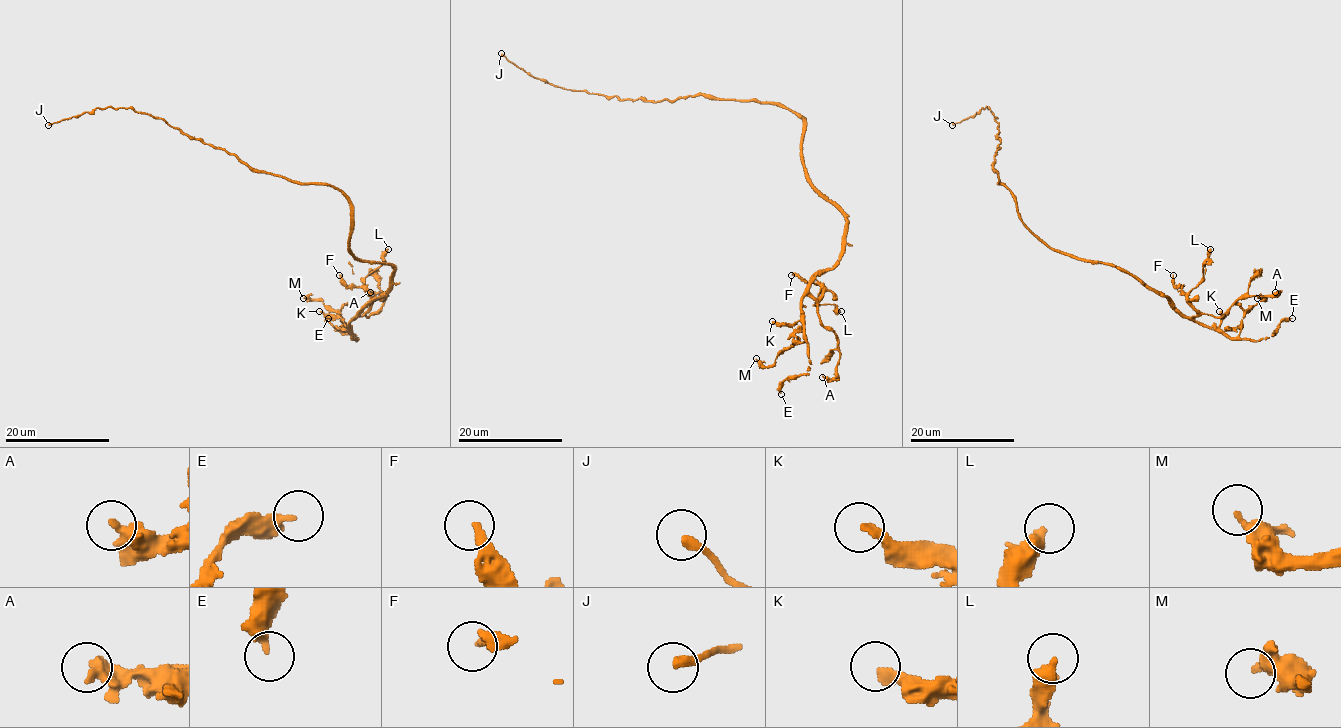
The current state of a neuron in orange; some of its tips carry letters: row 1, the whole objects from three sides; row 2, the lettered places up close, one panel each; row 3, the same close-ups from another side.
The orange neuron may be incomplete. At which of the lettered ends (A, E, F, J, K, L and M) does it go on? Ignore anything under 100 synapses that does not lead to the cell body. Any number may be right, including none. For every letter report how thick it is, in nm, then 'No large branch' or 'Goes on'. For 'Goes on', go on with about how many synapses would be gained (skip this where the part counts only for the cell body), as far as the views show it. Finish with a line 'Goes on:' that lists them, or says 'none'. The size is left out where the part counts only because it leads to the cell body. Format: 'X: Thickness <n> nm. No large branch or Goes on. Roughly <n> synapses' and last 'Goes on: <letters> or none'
A: Thickness 420 nm. No large branch
E: Thickness 320 nm. No large branch
F: Thickness 240 nm. No large branch
J: Thickness 280 nm. No large branch
K: Thickness 300 nm. No large branch
L: Thickness 400 nm. No large branch
M: Thickness 320 nm. No large branch
Goes on: none

